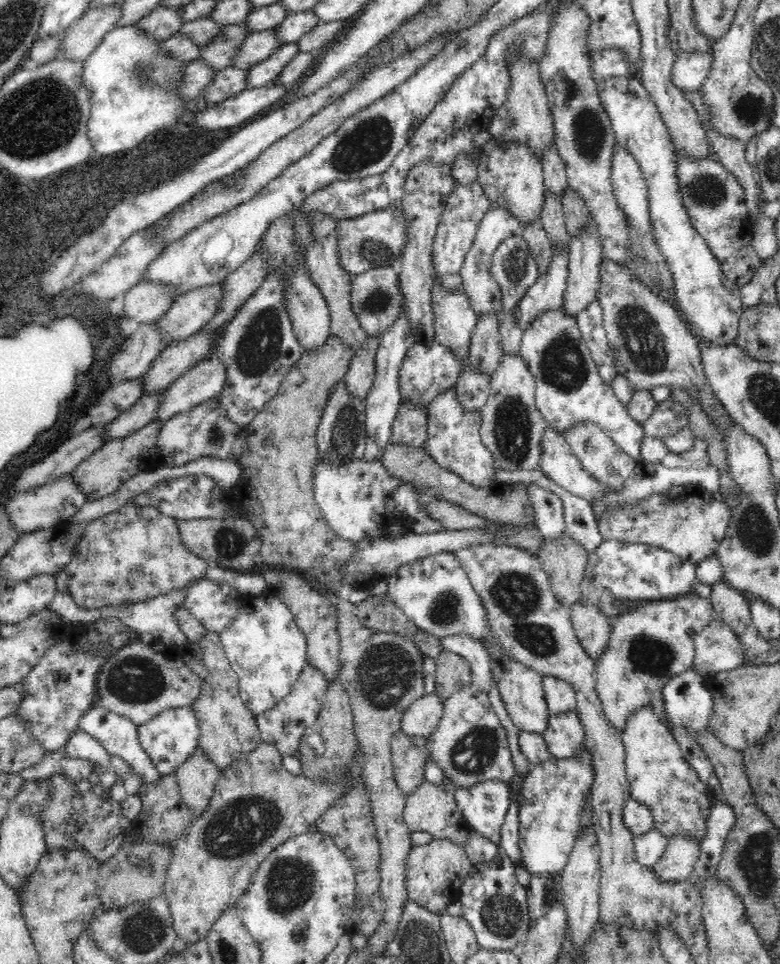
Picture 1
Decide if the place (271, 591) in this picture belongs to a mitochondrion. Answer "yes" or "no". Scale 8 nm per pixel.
no

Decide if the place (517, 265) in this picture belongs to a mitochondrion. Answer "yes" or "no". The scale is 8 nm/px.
yes

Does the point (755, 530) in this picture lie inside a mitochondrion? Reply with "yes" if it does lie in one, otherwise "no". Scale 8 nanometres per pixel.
yes

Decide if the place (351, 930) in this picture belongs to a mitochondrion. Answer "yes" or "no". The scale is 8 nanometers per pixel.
no

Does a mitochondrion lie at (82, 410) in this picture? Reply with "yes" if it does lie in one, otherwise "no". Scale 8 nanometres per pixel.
no

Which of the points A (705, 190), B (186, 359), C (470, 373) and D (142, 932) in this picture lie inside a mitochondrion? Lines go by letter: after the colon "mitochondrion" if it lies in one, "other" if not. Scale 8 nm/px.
A: mitochondrion
B: other
C: other
D: mitochondrion

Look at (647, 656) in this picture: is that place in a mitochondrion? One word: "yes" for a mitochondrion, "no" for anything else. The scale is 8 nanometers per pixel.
yes

